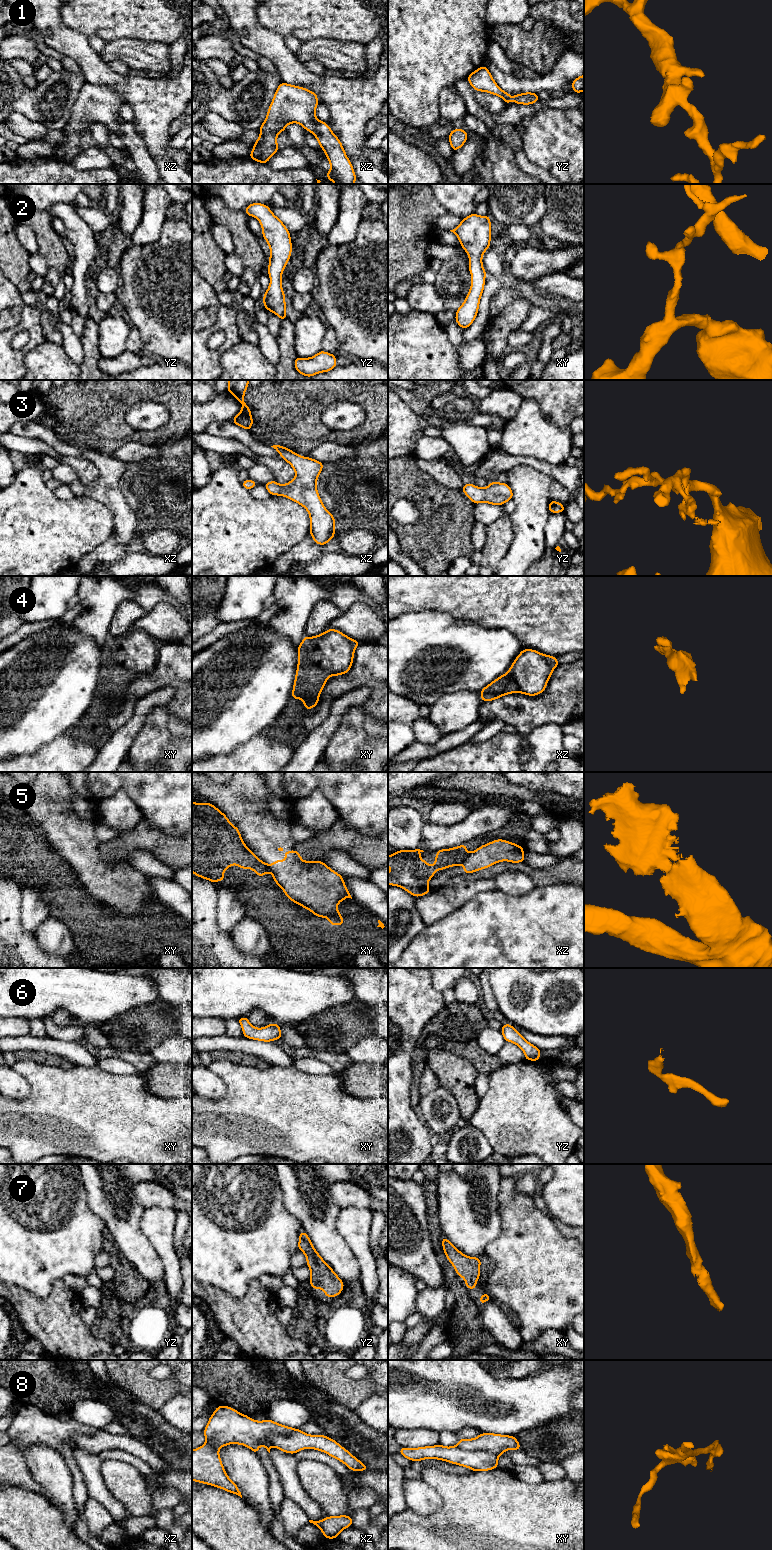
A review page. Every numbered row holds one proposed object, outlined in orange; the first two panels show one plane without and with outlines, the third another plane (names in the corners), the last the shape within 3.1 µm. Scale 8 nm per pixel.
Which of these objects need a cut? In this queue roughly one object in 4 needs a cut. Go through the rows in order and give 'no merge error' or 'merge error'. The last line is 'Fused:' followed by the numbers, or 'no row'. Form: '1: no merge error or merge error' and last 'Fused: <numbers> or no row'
1: no merge error
2: no merge error
3: no merge error
4: no merge error
5: merge error
6: no merge error
7: no merge error
8: merge error
Fused: 5, 8

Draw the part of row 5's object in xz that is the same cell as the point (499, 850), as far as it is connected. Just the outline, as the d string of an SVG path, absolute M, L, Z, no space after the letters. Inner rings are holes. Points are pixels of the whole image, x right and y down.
M497 839L472 851L457 865L463 865L464 873L470 874L488 868L498 862L520 863L524 862L524 859L522 846L503 839Z

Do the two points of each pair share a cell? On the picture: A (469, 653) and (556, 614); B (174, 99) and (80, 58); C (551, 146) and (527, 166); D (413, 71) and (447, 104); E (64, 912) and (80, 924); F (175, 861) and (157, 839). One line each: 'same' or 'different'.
A: different
B: same
C: different
D: different
E: same
F: same

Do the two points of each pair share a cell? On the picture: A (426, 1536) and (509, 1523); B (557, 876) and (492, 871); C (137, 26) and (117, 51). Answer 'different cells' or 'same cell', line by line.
A: same cell
B: same cell
C: different cells

